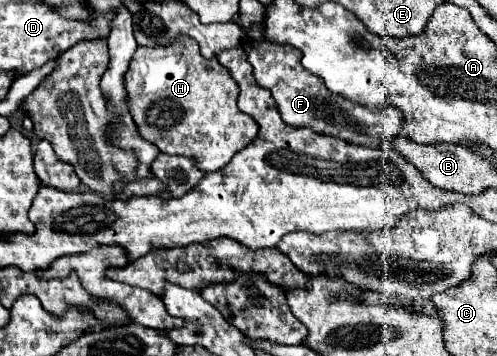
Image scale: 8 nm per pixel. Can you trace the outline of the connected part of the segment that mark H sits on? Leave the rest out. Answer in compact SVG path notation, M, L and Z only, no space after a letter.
M176 38L176 42L172 42L170 46L138 46L134 58L130 60L130 70L124 74L124 86L128 94L130 114L134 116L134 122L138 122L142 138L154 142L164 154L196 158L198 168L204 172L224 168L236 152L244 150L258 136L258 124L238 110L238 84L234 82L234 78L224 66L218 64L216 58L202 58L198 44L190 38Z

